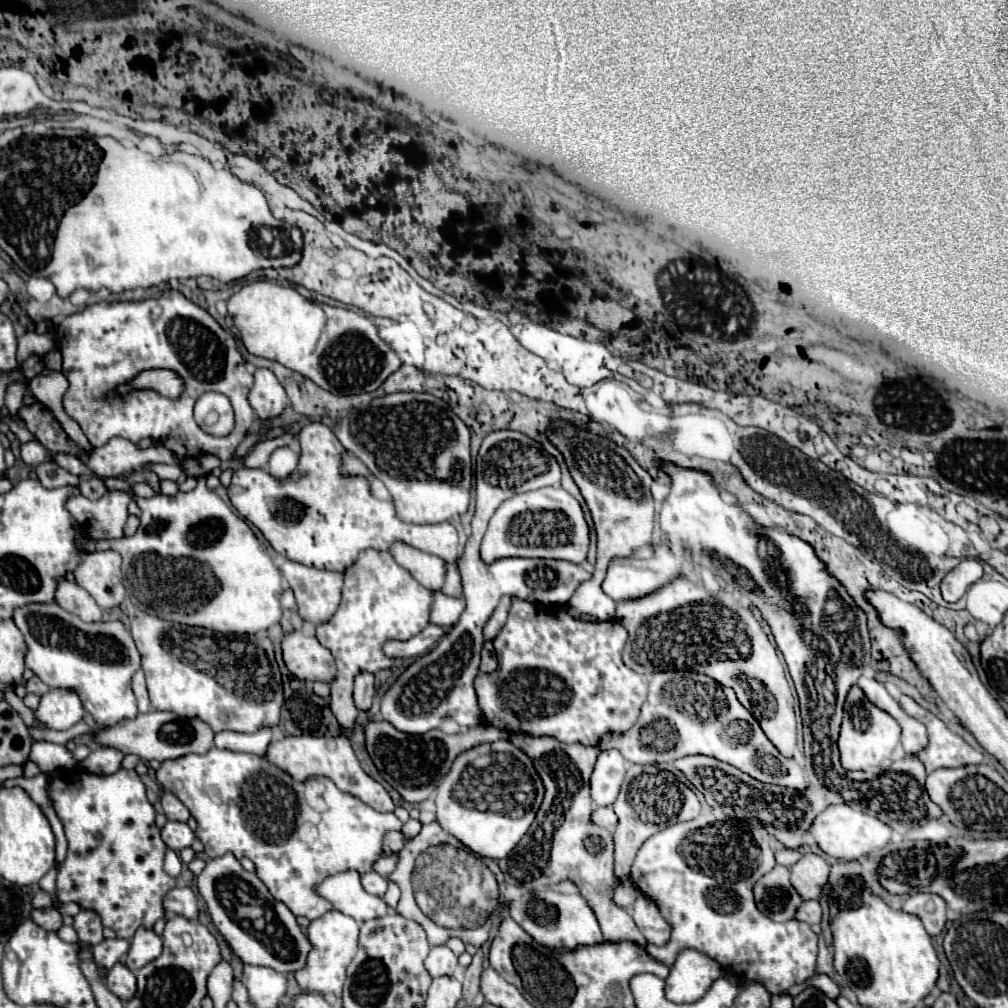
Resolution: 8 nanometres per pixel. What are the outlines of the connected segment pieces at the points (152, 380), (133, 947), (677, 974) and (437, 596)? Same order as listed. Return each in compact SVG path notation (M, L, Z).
M142 370L132 378L132 382L124 382L124 386L116 386L114 394L130 394L132 390L156 390L166 398L180 398L184 392L184 380L174 370Z
M142 926L140 930L136 930L130 942L130 950L126 954L126 966L132 972L136 972L154 958L158 958L160 954L162 954L162 938L154 930Z
M684 948L666 978L666 998L672 1002L694 1002L702 998L710 984L722 974L724 970L718 962L698 950Z
M434 592L434 604L432 604L432 614L430 614L432 624L438 624L442 628L454 626L462 612L464 612L464 600L450 598L442 592Z

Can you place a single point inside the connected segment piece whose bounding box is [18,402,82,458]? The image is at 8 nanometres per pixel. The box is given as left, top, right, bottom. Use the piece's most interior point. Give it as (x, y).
(38, 419)

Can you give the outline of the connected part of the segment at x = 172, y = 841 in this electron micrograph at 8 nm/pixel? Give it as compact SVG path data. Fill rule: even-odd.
M166 822L162 828L162 840L170 850L182 850L192 844L194 832L184 822Z

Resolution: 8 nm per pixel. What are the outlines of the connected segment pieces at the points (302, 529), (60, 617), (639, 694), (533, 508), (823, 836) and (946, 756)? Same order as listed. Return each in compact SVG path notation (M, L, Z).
M312 422L300 430L300 462L288 478L272 478L268 470L238 468L228 486L232 506L250 520L270 546L300 564L344 572L366 548L390 550L400 540L422 552L454 562L458 558L458 532L450 522L408 524L396 518L394 502L374 496L368 478L344 476L344 446L330 426Z
M56 602L18 606L12 620L24 634L24 664L44 684L78 692L98 726L114 726L124 718L136 718L138 706L130 678L140 668L140 654L122 622L88 624L68 614Z
M512 596L512 606L504 628L492 640L498 656L498 670L492 674L478 674L474 688L478 706L488 724L510 730L526 732L532 736L552 736L560 742L580 742L584 746L598 746L606 732L628 730L640 712L648 694L648 676L636 674L624 666L622 652L628 640L628 630L618 620L588 622L572 618L566 608L546 608Z
M548 486L534 492L516 494L502 502L488 524L480 554L486 564L506 556L556 558L582 564L588 556L588 546L590 528L586 524L582 506L562 486Z
M834 804L828 806L824 812L820 812L814 818L814 824L808 828L808 836L814 838L814 842L828 854L840 860L856 860L860 856L866 856L870 852L876 852L886 846L888 838L892 834L892 828L880 822L876 816L868 816L864 812L856 812L846 804Z
M902 694L898 702L906 714L914 716L928 728L928 746L918 754L918 758L926 766L926 772L932 772L936 768L960 768L968 764L980 764L984 760L982 752L974 750L962 736L948 730L948 726L938 716L922 708L918 702L914 702L914 698Z

